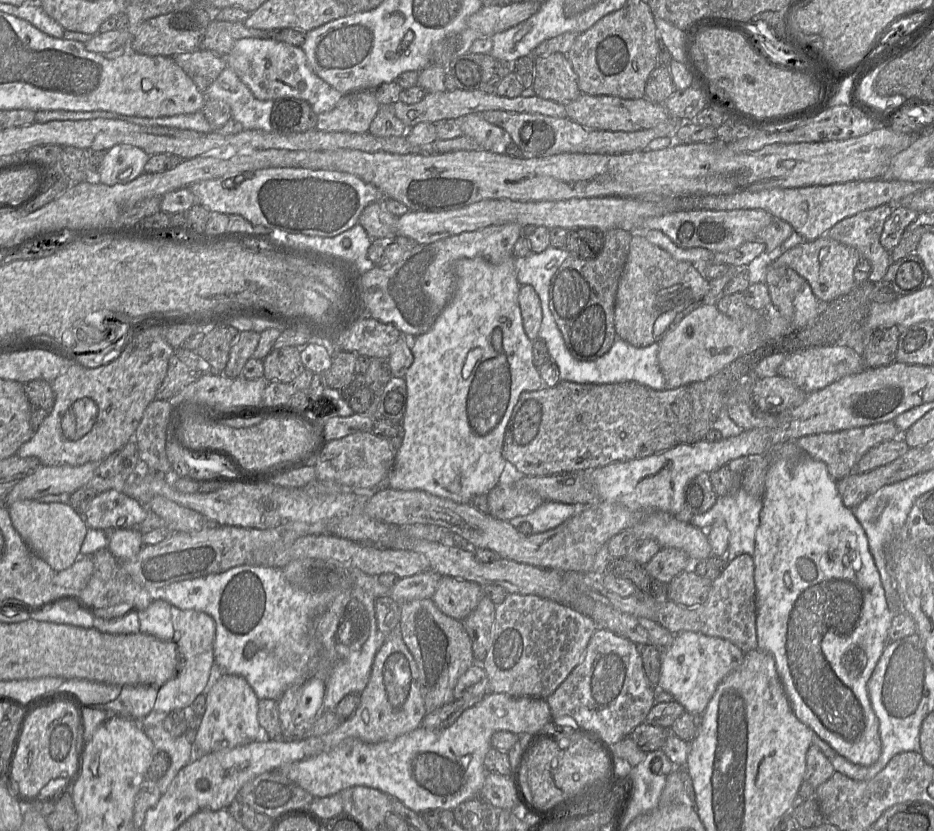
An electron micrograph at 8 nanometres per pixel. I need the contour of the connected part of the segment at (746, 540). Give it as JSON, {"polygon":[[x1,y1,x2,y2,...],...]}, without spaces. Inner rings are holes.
{"polygon":[[743,489,718,497,714,506,707,512,695,515,691,523,697,528,707,530,713,525,725,525,729,530,728,549,724,556,725,562,732,561,741,554,754,555,756,531,760,524,760,514,763,508,763,498,749,495]]}

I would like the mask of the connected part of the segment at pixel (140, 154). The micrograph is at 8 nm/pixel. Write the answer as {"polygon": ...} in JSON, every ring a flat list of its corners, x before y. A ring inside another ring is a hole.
{"polygon":[[116,145,106,152,101,165,100,184,126,184,144,173,150,155,129,145]]}

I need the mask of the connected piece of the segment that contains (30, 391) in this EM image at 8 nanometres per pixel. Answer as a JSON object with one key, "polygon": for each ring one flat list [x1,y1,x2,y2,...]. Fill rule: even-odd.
{"polygon":[[34,380,24,385,24,390,31,406,31,426,37,430,50,414,55,404,55,393,51,382]]}

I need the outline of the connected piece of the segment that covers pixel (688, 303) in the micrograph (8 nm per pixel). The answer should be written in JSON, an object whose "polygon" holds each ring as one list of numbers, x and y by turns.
{"polygon":[[631,232,628,257,618,284,614,324,618,338,635,347,660,342,691,311,709,301,709,280,694,263,677,260,649,242,640,232]]}

